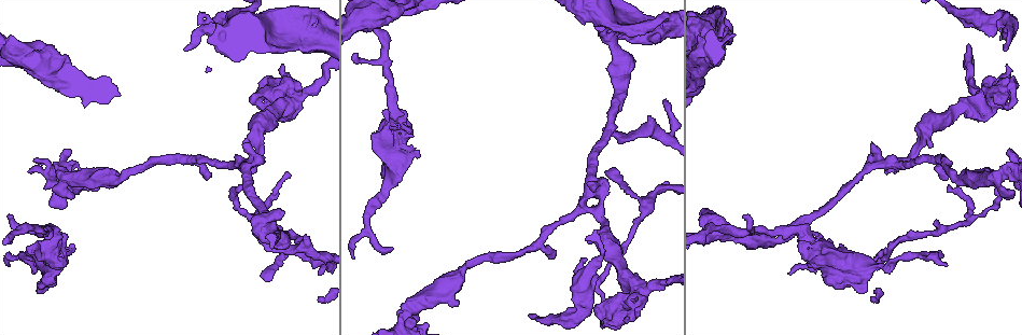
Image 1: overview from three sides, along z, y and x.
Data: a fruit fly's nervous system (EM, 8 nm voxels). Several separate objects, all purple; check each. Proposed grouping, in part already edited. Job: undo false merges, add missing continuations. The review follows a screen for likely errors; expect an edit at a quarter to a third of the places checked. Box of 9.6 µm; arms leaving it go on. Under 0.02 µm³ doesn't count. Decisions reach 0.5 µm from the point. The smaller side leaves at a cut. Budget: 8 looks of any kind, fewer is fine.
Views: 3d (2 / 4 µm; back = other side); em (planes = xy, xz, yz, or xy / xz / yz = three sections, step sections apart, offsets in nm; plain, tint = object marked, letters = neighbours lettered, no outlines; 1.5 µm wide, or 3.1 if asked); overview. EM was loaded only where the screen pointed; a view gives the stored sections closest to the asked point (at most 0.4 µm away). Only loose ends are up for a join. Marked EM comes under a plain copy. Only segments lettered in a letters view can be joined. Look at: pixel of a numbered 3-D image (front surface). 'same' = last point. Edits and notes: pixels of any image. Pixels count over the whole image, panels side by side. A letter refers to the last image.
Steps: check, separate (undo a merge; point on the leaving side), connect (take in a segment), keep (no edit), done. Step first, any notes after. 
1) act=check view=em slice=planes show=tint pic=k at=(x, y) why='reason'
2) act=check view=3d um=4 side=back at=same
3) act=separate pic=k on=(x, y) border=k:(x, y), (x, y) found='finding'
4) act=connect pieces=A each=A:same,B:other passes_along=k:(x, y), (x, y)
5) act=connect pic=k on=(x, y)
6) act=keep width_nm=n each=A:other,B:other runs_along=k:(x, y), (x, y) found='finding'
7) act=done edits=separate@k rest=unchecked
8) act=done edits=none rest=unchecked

act=check view=3d um=4 pic=1 at=(287, 173) why='thin end'

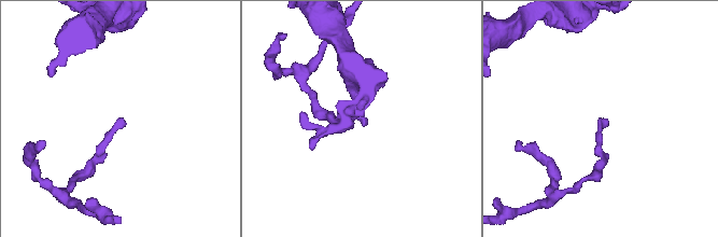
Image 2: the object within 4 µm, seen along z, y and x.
act=check view=em slice=xy step=4 show=tint pic=2 at=(123, 121) why='shape alone is not enough'

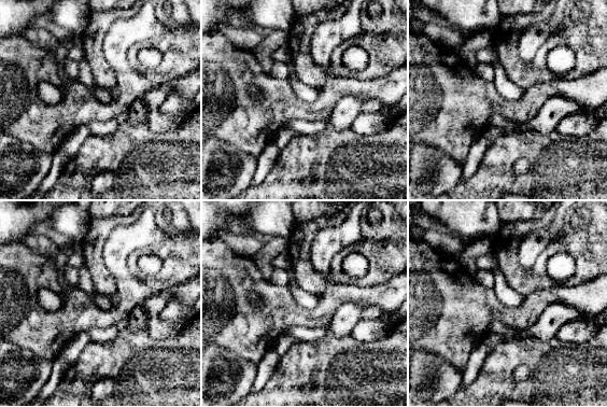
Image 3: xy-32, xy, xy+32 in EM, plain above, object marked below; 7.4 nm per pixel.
act=check view=em slice=planes show=letters at=same

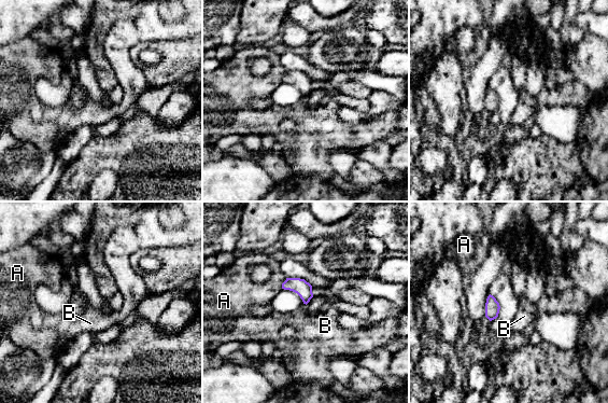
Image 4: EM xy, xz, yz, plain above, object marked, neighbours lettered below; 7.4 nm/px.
act=keep longest_contact=A:90nm each=A:other,B:other border=4:(286, 278), (281, 288) found='no lettered segment goes on from it'

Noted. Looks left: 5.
act=check view=3d um=4 pic=1 at=(548, 258) why='branch stops here'

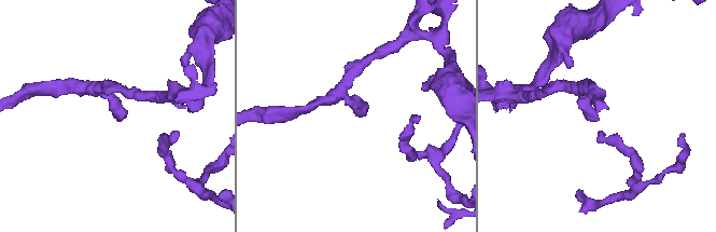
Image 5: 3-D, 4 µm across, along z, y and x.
act=check view=em slice=planes show=letters pic=5 at=(358, 116)

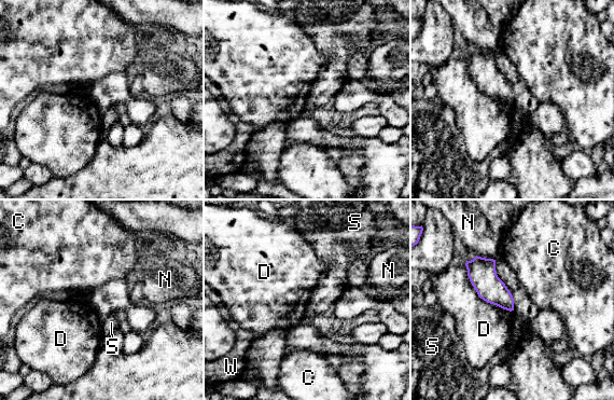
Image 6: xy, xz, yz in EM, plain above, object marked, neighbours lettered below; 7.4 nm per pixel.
act=keep width_nm=190 each=C:other,D:other,N:other,S:other,W:other border=6:(464, 264), (480, 298), (514, 309) found='no lettered segment goes on from it'

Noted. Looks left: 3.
act=check view=em slice=planes show=letters pic=1 at=(456, 301) why='branch stops here'

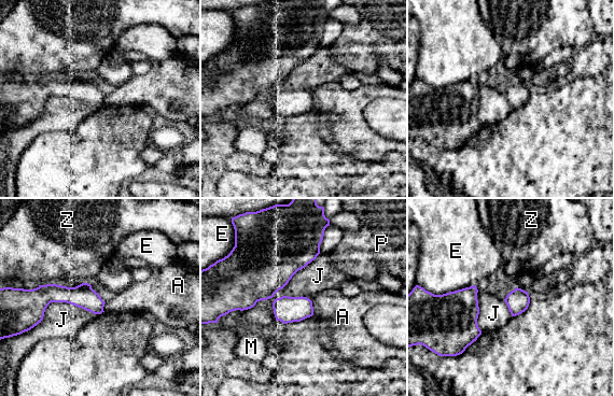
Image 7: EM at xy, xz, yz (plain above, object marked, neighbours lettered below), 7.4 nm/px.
act=keep width_nm=170 each=A:other,E:other,J:other,M:other,P:other,Z:other border=7:(98, 313), (51, 302), (25, 331) found='none of them fits'

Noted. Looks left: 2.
act=done edits=none rest=unchecked

